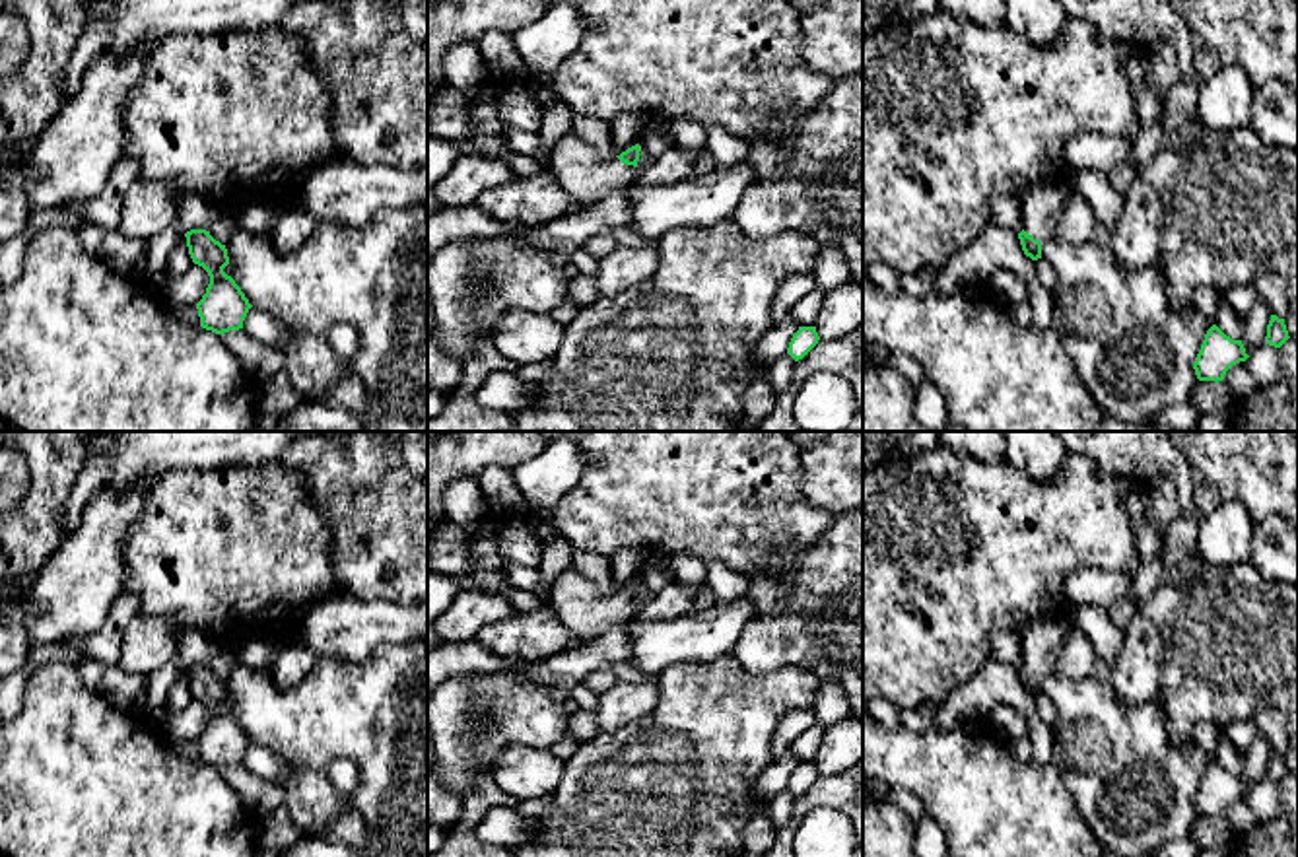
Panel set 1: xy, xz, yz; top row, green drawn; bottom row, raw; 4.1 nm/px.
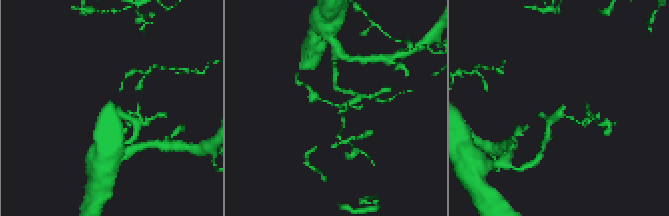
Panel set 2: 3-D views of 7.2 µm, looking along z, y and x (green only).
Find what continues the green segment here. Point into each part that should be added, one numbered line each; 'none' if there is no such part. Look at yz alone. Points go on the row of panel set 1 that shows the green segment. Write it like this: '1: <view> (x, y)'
1: yz (1042, 203)

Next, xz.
1: xz (578, 168)

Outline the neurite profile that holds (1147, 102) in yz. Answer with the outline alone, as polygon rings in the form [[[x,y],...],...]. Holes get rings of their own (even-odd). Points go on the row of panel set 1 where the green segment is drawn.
[[[1146,52],[1129,56],[1123,72],[1131,86],[1137,130],[1148,128],[1162,117],[1164,101]]]

